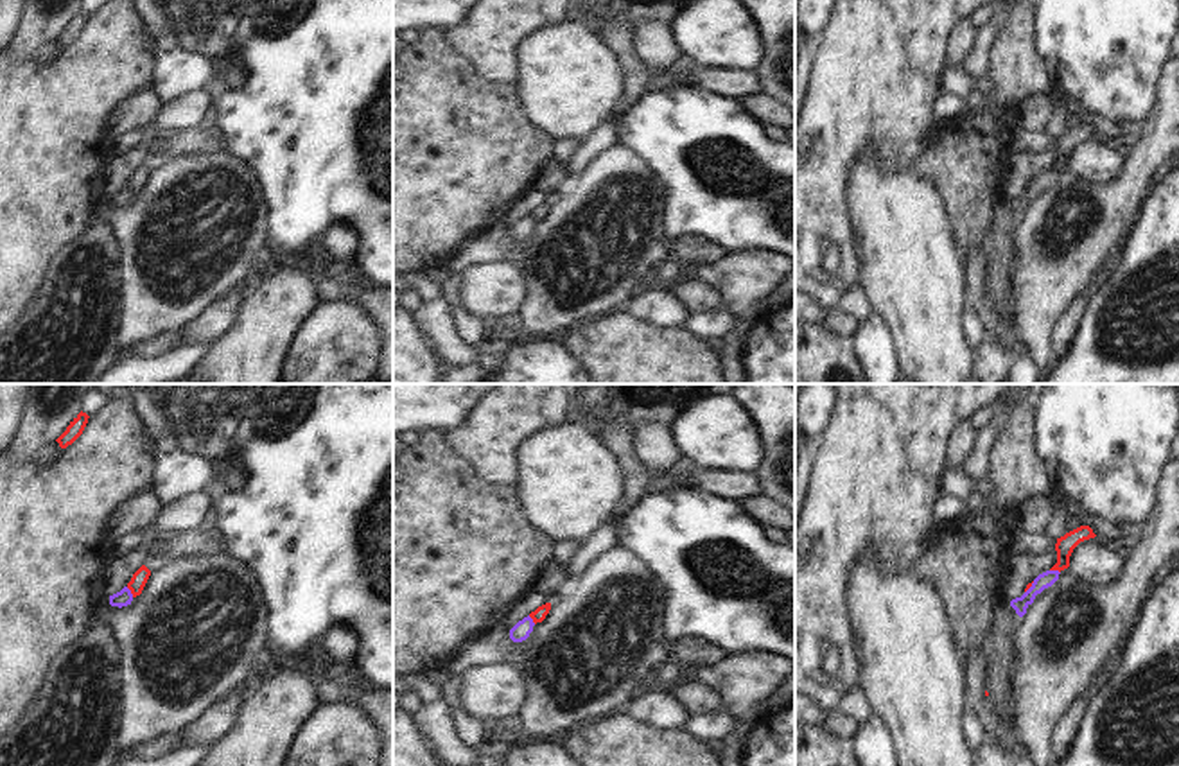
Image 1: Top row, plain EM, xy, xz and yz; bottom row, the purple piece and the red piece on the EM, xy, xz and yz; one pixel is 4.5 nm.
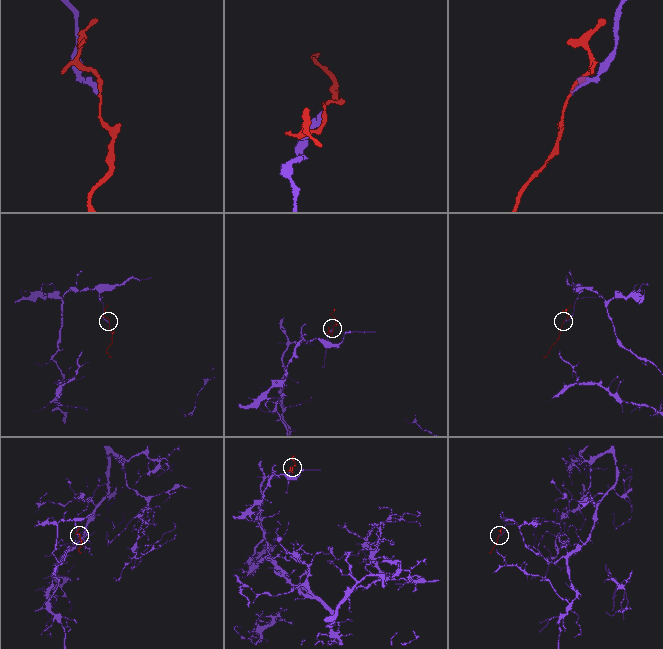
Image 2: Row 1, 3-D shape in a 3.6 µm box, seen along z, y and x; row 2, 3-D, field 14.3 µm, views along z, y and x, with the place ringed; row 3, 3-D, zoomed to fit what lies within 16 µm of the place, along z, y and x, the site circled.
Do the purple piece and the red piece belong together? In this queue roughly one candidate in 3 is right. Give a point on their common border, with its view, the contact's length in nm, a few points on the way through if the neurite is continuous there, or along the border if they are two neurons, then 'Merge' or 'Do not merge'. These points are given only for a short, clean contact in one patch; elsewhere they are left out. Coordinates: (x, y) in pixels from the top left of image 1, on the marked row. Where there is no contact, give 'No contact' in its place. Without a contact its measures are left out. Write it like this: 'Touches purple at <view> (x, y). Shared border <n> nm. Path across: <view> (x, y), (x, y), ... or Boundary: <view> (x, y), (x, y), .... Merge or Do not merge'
Touches purple at xy (130, 592). Shared border 60 nm. Boundary: xy (126, 587), (133, 596). Do not merge

